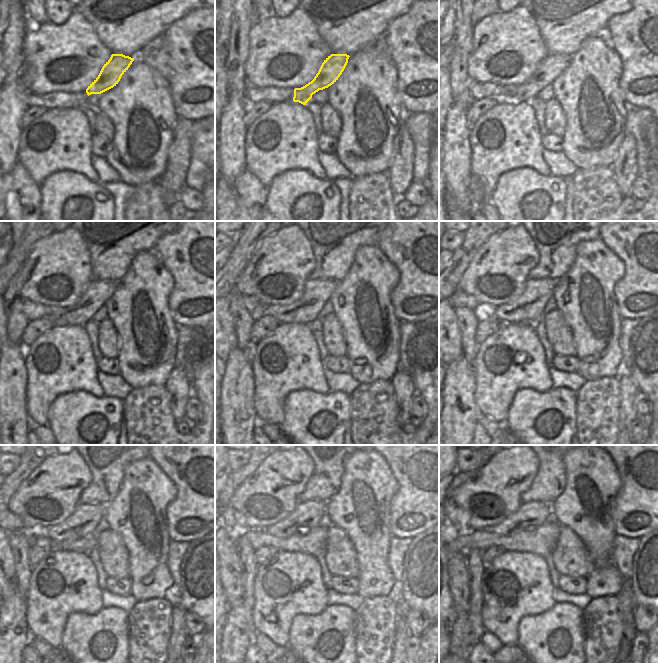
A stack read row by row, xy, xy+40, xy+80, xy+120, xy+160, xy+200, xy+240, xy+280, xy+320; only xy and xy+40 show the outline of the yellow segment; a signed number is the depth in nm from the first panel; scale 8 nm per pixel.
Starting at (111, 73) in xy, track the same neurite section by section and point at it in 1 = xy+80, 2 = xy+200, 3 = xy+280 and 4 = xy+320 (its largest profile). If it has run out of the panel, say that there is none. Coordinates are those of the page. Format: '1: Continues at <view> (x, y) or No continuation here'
1: Continues at xy+80 (553, 65)
2: Continues at xy+200 (529, 309)
3: Continues at xy+280 (307, 515)
4: Continues at xy+320 (530, 515)

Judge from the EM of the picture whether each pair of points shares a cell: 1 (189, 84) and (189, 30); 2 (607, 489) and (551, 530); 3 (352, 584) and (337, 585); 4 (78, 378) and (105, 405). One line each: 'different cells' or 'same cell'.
1: same cell
2: different cells
3: same cell
4: different cells

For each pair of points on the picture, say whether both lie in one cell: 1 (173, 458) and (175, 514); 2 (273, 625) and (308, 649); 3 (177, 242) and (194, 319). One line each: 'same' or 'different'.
1: same
2: different
3: same

